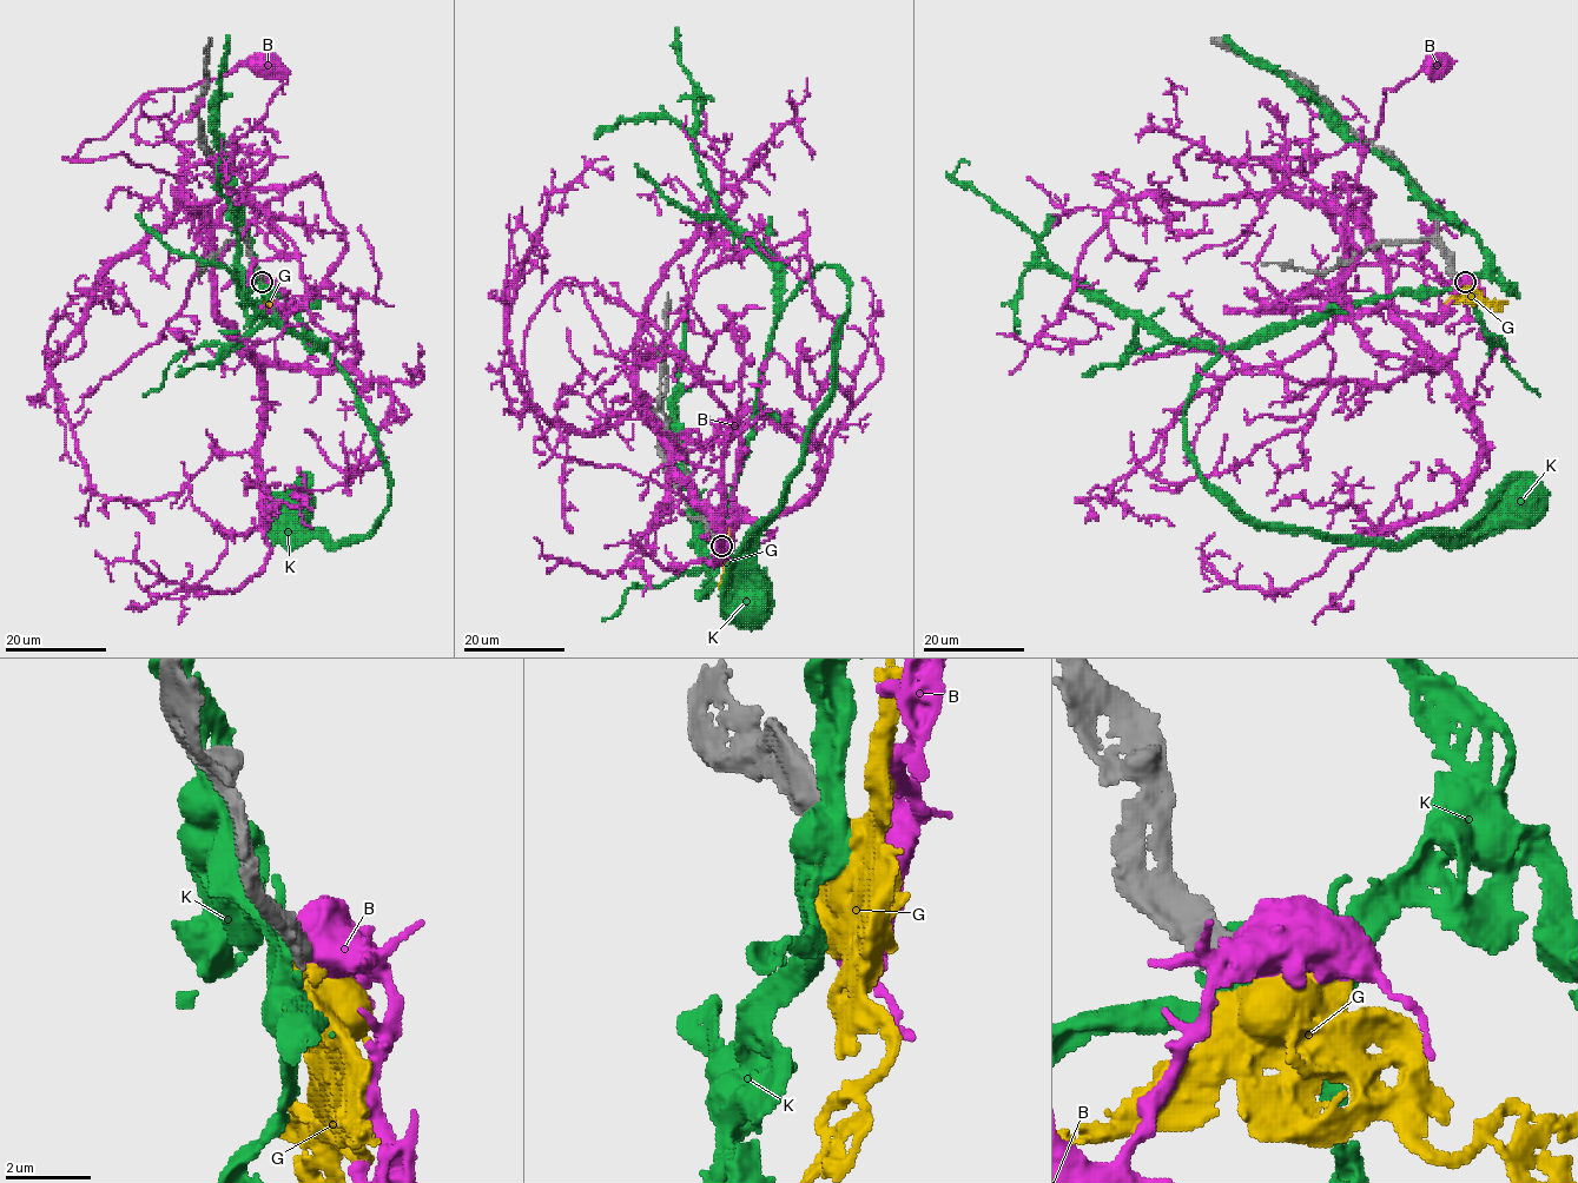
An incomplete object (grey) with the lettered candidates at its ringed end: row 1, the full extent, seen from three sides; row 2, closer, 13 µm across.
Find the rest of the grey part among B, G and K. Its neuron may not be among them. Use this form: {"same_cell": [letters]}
{"same_cell": ["G"]}

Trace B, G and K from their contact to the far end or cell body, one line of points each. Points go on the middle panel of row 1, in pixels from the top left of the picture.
B: (721, 544), (740, 417), (804, 433), (753, 416), (680, 453), (561, 279), (525, 336), (545, 442), (725, 517)
G: (721, 544), (730, 567), (718, 587)
K: (721, 542), (777, 315), (821, 265), (832, 265), (849, 292), (833, 394), (756, 549), (758, 606)

